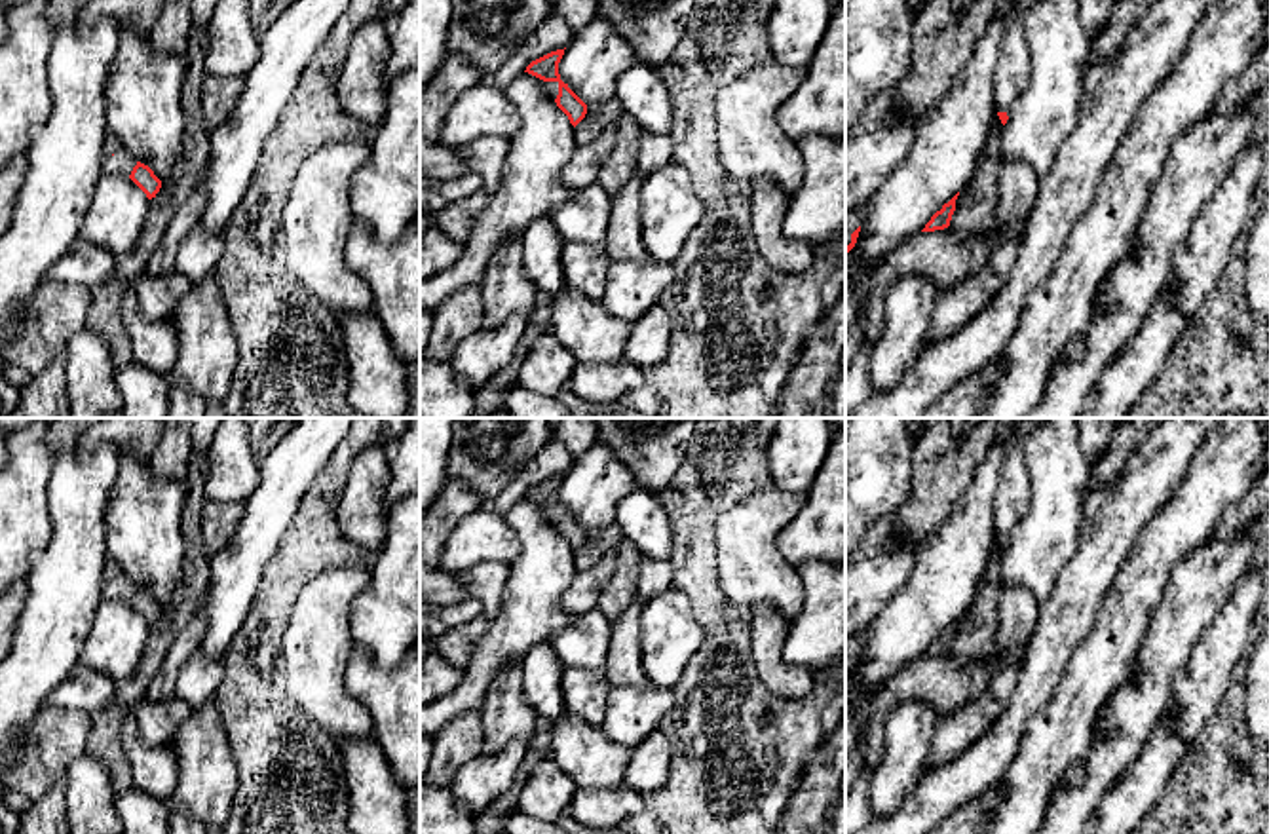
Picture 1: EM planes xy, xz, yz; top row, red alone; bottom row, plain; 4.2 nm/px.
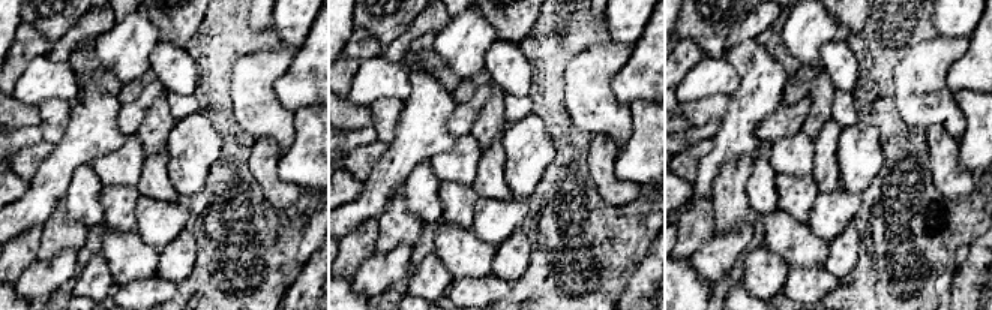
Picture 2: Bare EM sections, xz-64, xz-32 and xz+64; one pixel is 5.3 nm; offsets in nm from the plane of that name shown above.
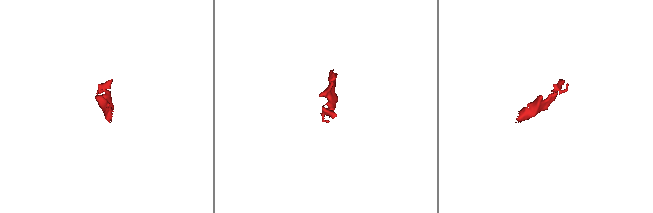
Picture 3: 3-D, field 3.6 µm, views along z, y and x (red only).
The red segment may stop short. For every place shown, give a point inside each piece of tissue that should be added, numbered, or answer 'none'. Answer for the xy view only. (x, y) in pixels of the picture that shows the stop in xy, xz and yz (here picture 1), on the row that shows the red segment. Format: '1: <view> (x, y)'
1: xy (122, 162)

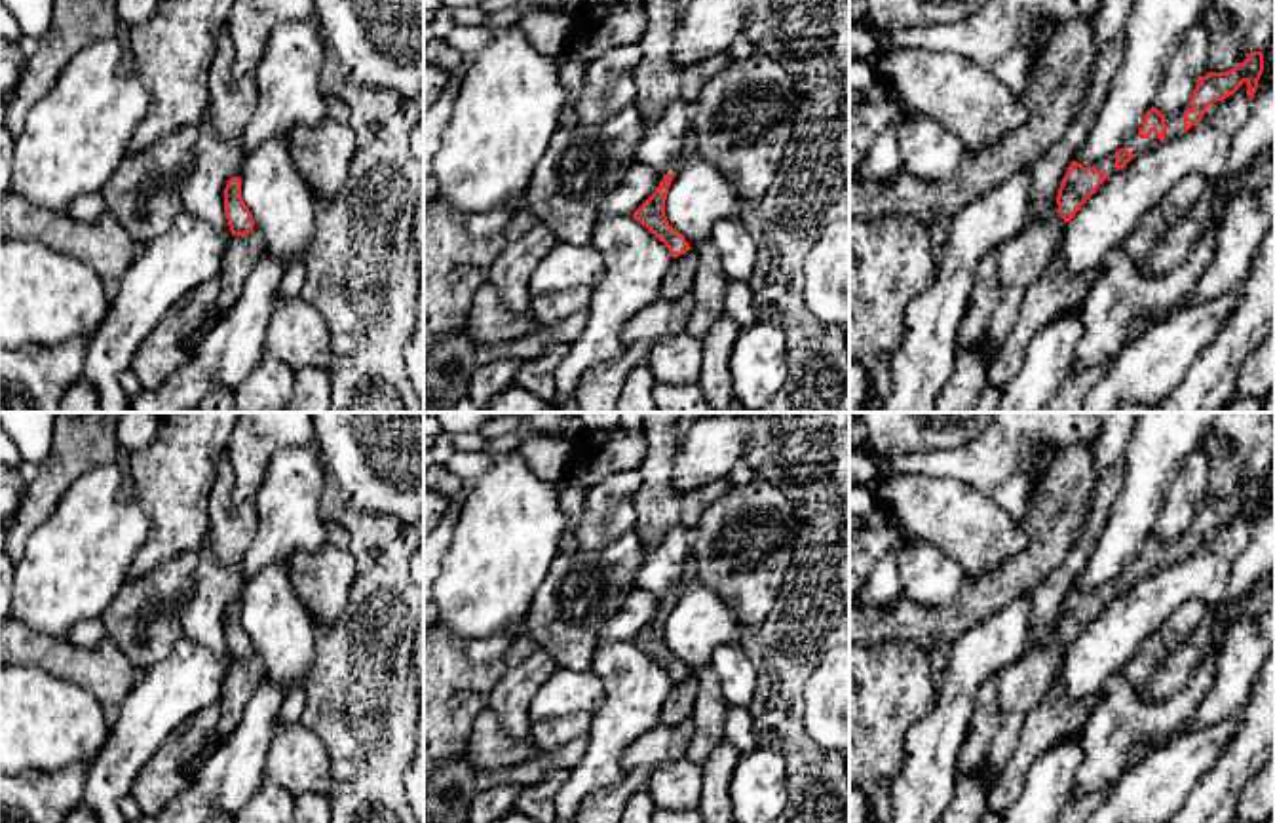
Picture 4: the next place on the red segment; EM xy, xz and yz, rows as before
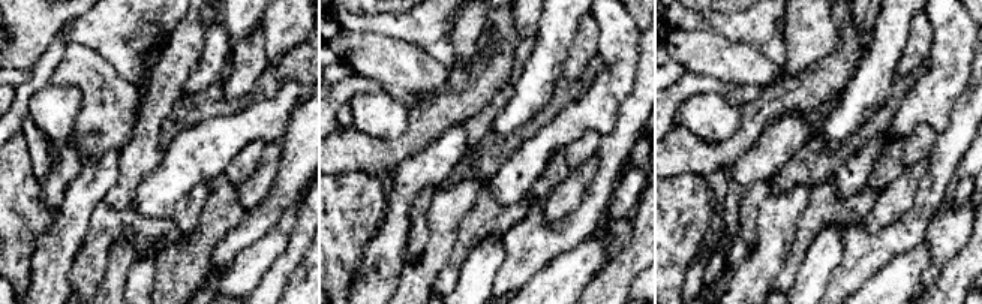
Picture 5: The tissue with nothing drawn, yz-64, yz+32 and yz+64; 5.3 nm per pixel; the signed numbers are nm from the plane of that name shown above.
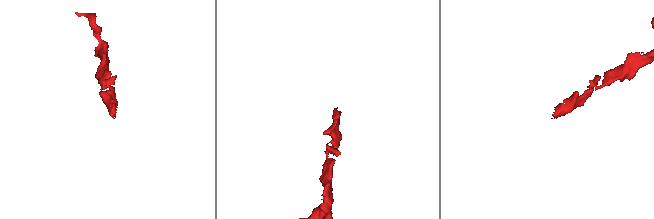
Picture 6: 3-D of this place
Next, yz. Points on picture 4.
1: yz (1133, 143)

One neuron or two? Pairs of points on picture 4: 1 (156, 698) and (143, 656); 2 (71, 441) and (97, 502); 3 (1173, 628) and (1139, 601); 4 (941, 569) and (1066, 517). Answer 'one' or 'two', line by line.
1: two
2: two
3: two
4: two

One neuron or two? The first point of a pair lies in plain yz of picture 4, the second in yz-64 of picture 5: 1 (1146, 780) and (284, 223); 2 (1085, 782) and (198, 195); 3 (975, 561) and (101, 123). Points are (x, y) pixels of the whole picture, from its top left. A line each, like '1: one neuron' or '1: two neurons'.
1: one neuron
2: one neuron
3: one neuron

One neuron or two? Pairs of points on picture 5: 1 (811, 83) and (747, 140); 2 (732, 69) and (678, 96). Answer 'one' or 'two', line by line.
1: one
2: two

